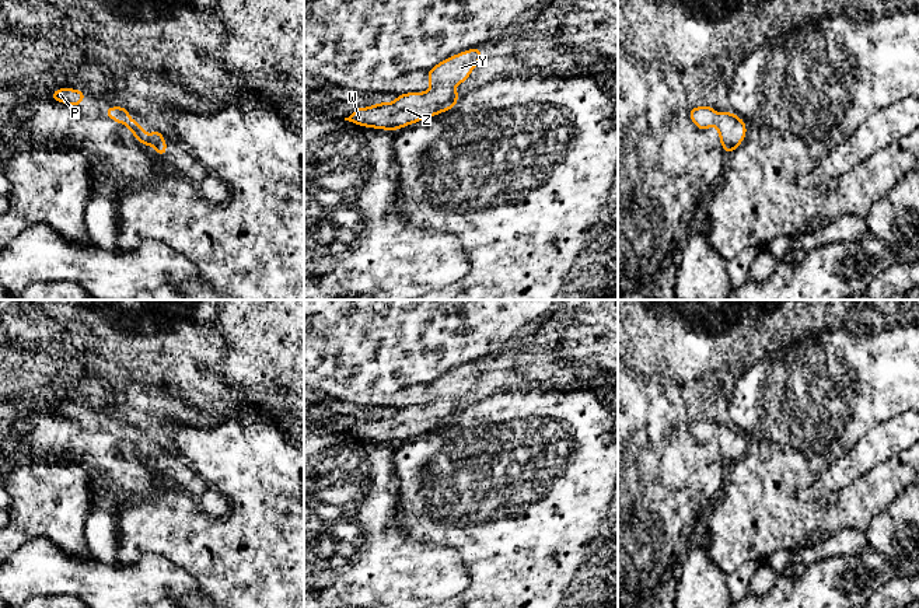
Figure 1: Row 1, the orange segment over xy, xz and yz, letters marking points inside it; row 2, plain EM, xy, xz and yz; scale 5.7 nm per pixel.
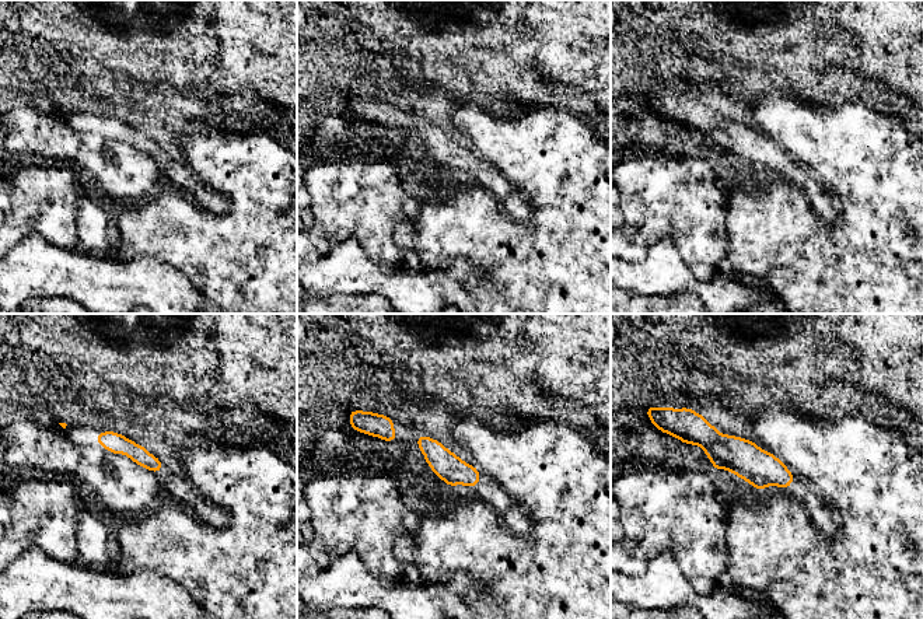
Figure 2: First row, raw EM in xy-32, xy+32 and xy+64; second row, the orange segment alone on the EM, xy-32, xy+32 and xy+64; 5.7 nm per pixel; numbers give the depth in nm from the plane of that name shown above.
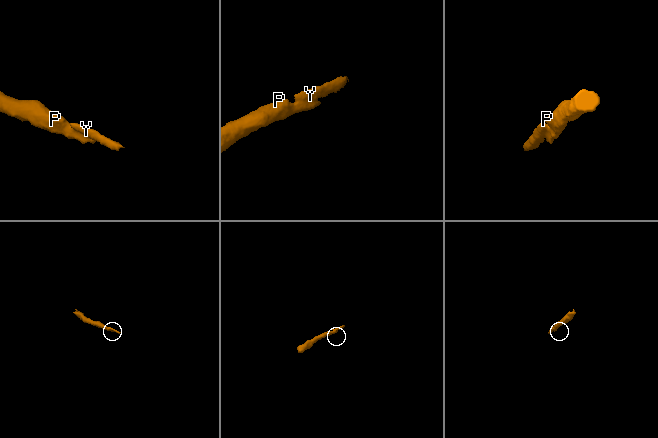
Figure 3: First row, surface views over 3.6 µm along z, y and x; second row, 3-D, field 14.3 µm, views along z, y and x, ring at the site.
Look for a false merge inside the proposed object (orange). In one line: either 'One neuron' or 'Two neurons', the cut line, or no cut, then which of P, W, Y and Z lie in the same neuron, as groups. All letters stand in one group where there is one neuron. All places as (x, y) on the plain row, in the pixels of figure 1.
One neuron. No split. Groups: P W Y Z

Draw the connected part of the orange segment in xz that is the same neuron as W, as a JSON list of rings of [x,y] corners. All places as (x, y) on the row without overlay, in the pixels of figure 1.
[[[478,361],[450,370],[429,384],[430,403],[396,409],[391,417],[381,415],[367,422],[356,420],[345,434],[359,440],[396,445],[452,423],[460,413],[454,399],[468,394],[482,370],[483,366]]]

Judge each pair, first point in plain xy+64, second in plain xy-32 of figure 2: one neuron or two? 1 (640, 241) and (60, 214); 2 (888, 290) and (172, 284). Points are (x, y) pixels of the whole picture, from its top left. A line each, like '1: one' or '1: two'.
1: one
2: two

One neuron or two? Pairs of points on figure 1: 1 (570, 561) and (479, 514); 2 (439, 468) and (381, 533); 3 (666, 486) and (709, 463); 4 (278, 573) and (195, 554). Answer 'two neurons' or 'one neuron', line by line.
1: one neuron
2: two neurons
3: one neuron
4: one neuron

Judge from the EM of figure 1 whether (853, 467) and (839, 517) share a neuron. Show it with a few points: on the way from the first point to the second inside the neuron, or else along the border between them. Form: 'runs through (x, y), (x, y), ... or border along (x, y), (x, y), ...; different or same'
border along (877, 465), (841, 489), (820, 498); different

